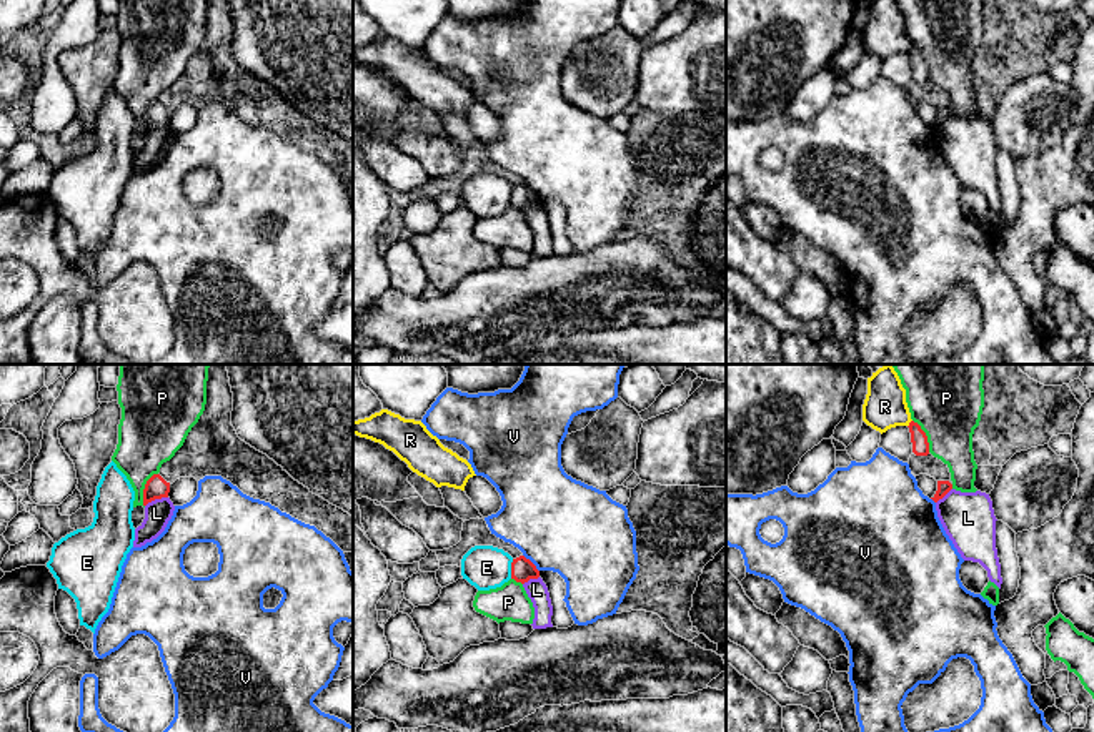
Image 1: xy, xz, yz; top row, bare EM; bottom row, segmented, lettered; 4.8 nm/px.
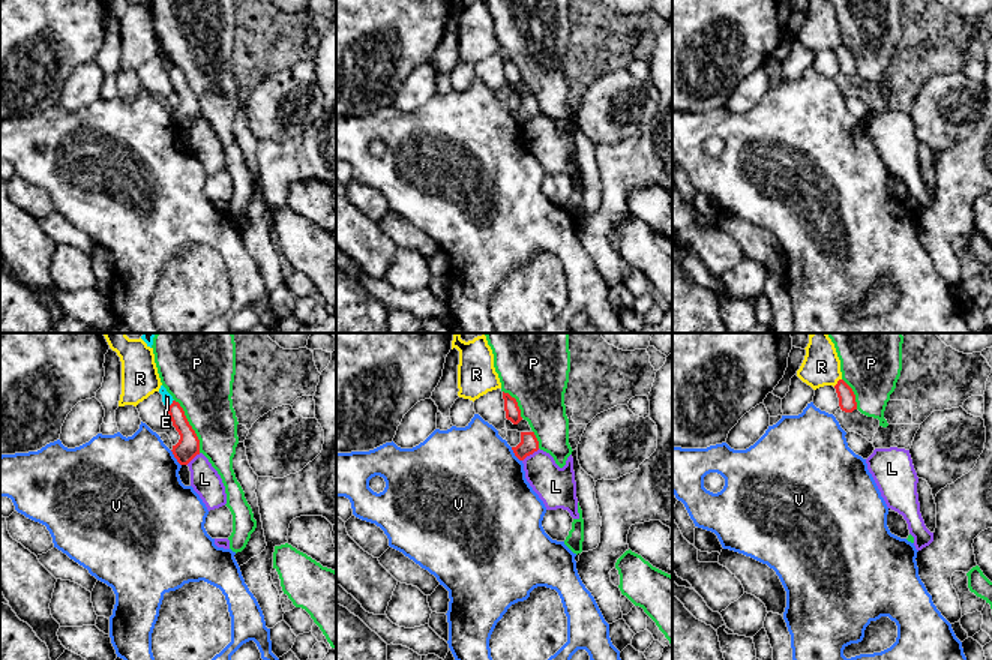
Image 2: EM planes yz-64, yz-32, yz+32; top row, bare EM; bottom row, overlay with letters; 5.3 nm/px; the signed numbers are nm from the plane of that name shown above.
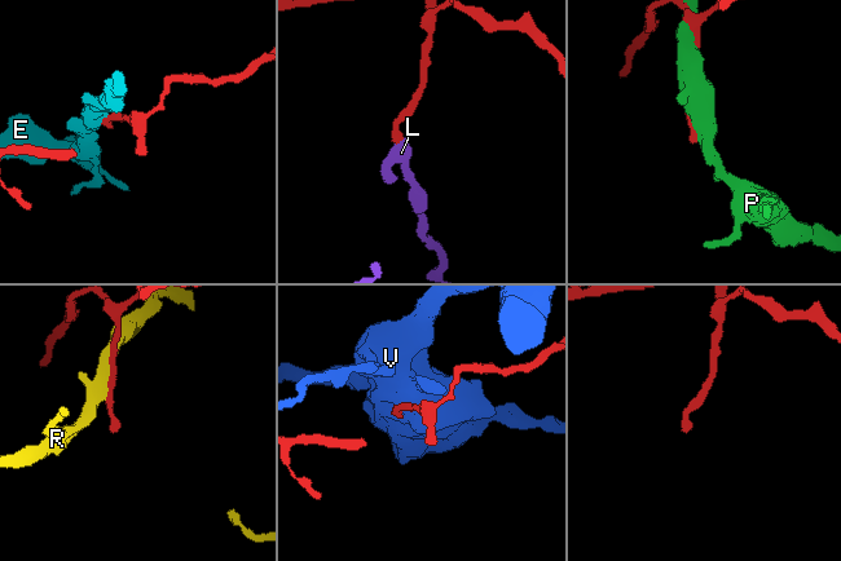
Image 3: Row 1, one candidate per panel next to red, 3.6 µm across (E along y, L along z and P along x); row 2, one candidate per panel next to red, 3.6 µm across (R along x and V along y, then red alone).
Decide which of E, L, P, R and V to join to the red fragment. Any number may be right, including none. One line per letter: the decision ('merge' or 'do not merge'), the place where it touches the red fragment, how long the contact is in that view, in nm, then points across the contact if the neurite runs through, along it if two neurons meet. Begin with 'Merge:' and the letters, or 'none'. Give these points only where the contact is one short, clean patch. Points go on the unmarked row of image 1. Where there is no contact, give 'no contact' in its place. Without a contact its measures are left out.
Merge: none
E: do not merge; meets red in xz at (512, 197); contact 100 nm long; border along xz (513, 187), (510, 205)
L: do not merge; meets red in xy at (155, 125); contact 120 nm long; border along xy (167, 123), (155, 125), (145, 133)
P: do not merge; meets red in xy at (144, 117); contact 180 nm long
R: do not merge; meets red in yz at (910, 50); contact 40 nm long
V: do not merge; meets red in xz at (532, 190); contact 120 nm long

